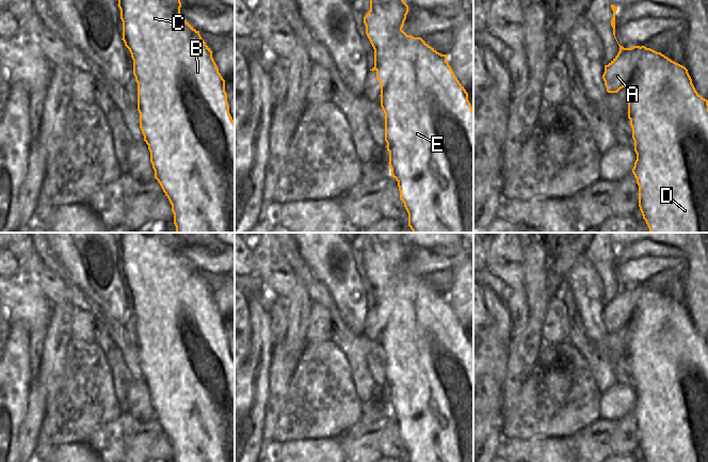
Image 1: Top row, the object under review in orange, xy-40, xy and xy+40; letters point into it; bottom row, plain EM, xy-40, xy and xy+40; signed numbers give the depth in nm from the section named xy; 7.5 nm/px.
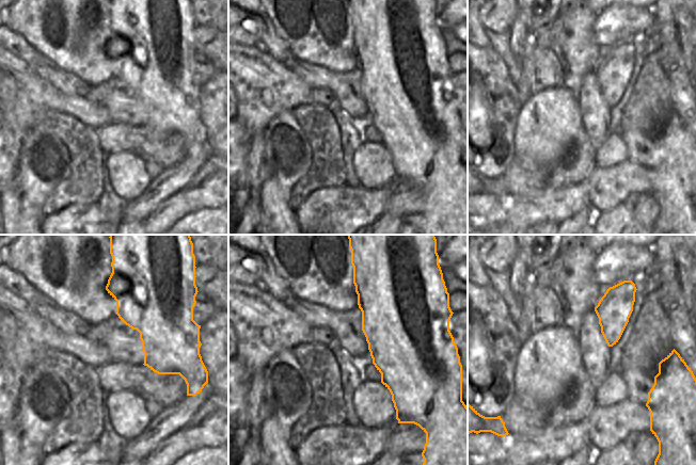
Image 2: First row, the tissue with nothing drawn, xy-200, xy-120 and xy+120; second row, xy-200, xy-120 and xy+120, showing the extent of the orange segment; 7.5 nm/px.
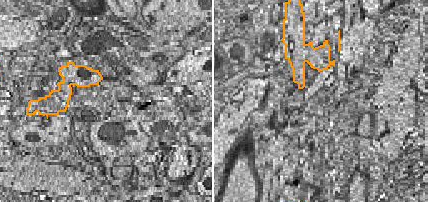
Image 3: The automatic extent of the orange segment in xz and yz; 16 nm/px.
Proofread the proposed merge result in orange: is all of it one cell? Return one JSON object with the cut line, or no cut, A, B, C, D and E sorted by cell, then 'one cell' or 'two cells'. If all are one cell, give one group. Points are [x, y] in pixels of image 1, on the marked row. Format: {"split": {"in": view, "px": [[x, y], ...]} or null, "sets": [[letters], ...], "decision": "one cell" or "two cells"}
{"split": {"in": "xy+40", "px": [[639, 46], [637, 49], [638, 65], [631, 80], [625, 86]]}, "sets": [["A"], ["B", "C", "D", "E"]], "decision": "two cells"}

